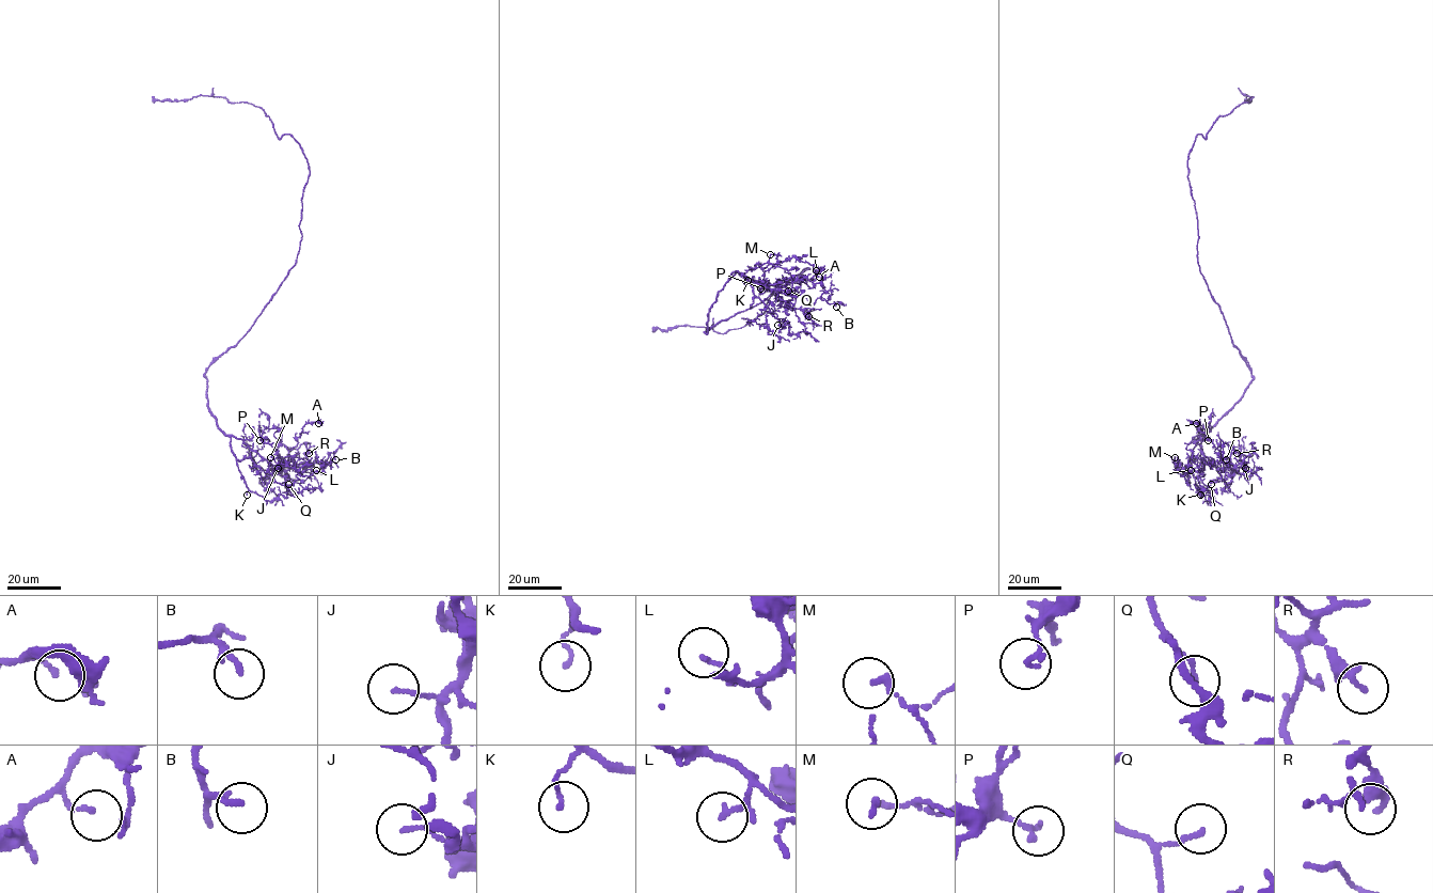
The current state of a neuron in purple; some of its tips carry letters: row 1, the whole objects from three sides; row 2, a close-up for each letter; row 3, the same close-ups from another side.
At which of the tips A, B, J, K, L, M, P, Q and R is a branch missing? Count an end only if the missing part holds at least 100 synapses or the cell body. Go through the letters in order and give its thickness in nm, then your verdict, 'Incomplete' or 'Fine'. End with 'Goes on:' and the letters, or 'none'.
A: Thickness 120 nm. Fine
B: Thickness 170 nm. Fine
J: Thickness 120 nm. Fine
K: Thickness 120 nm. Fine
L: Thickness 140 nm. Fine
M: Thickness 110 nm. Fine
P: Thickness 160 nm. Fine
Q: Thickness 150 nm. Fine
R: Thickness 170 nm. Fine
Goes on: none

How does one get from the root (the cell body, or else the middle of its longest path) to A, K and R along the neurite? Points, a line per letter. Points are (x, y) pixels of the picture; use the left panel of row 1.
A: (272, 297), (250, 330), (204, 375), (209, 411), (223, 433), (284, 470), (303, 426), (318, 423)
K: (272, 297), (250, 330), (204, 375), (209, 410), (230, 438), (247, 495)
R: (272, 297), (209, 365), (208, 406), (223, 433), (272, 465), (287, 470), (309, 461), (309, 453)

